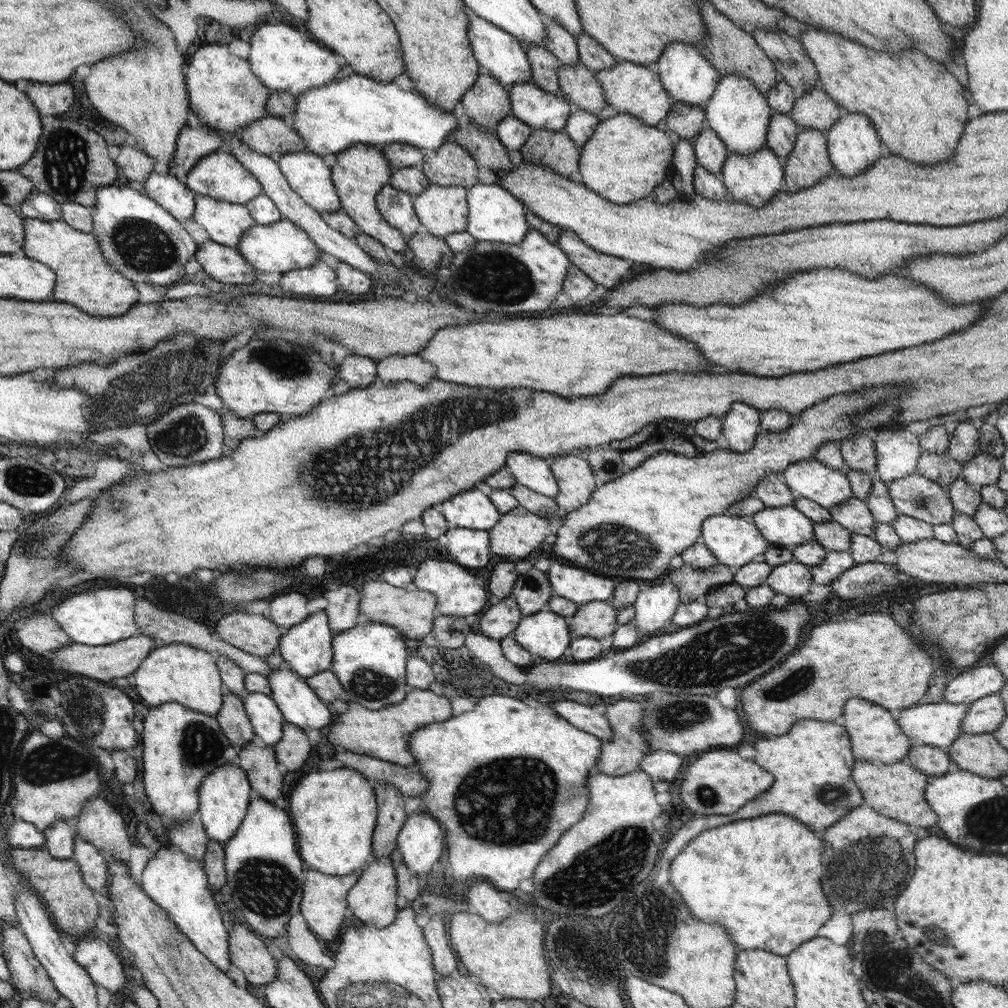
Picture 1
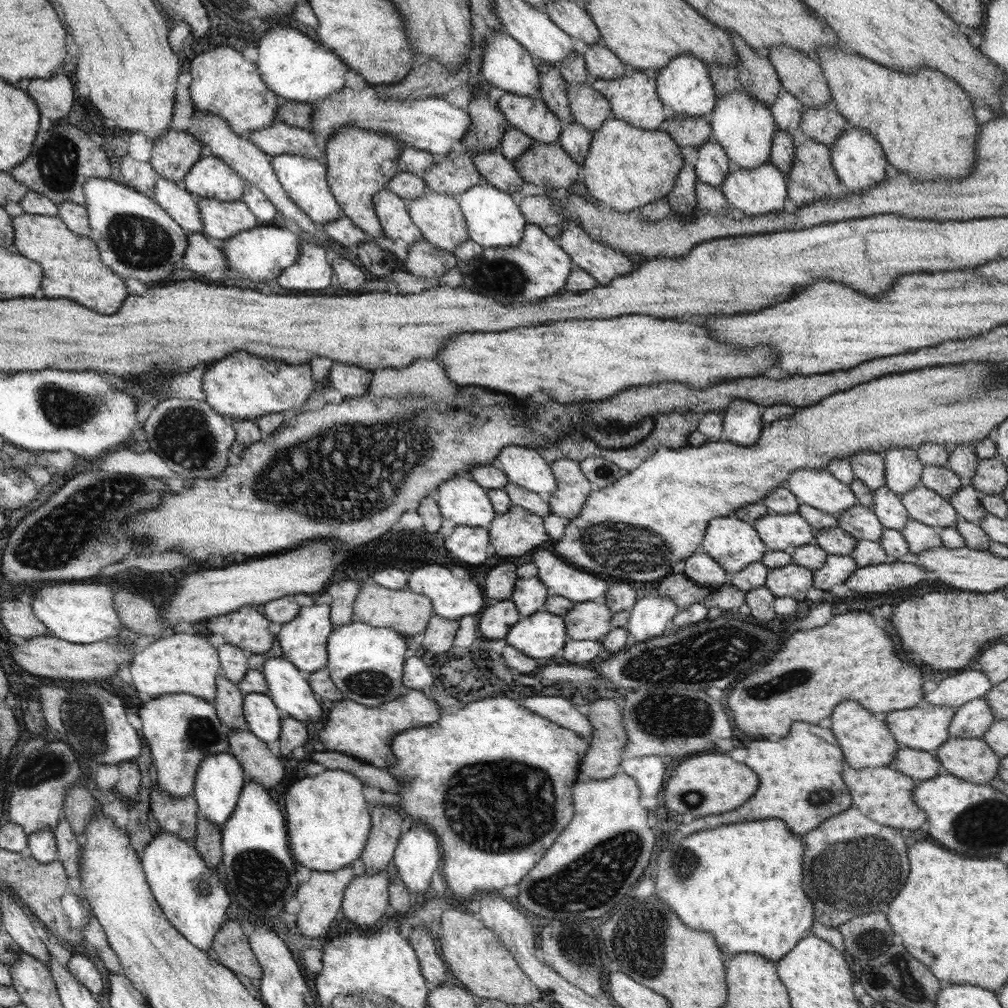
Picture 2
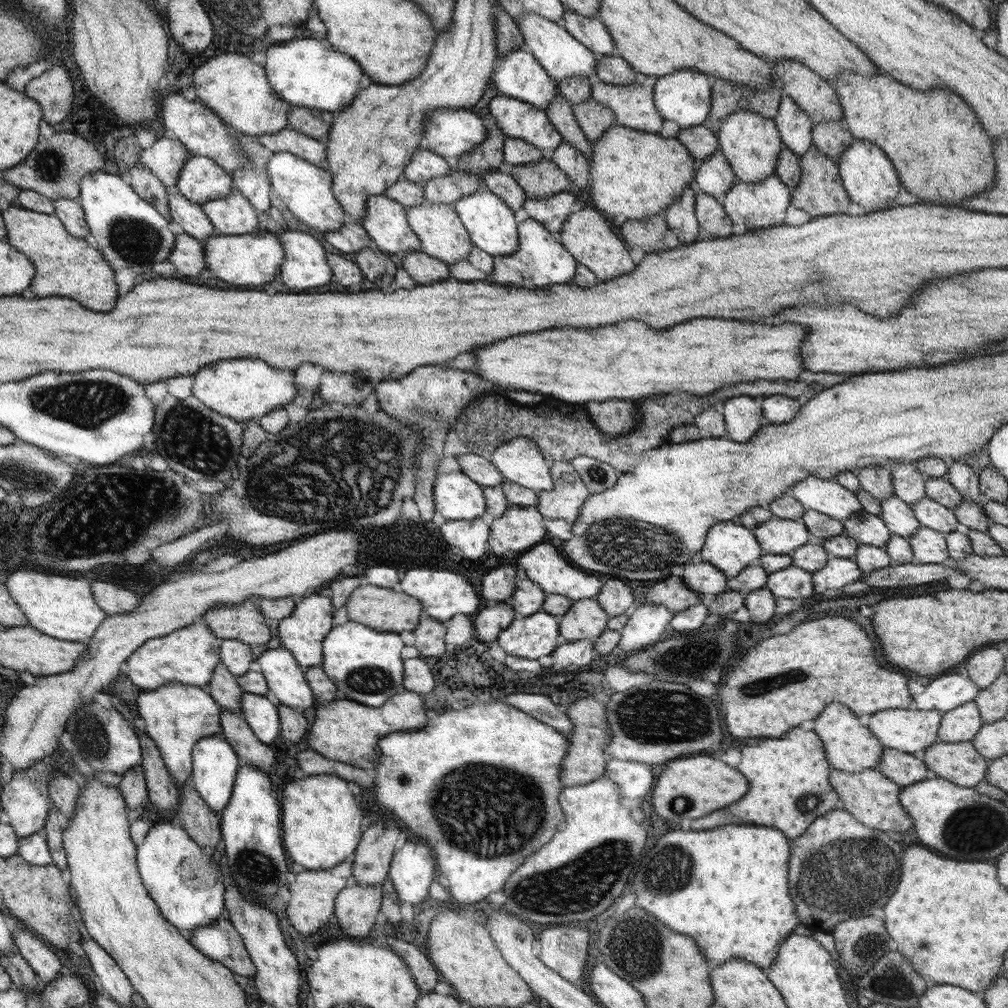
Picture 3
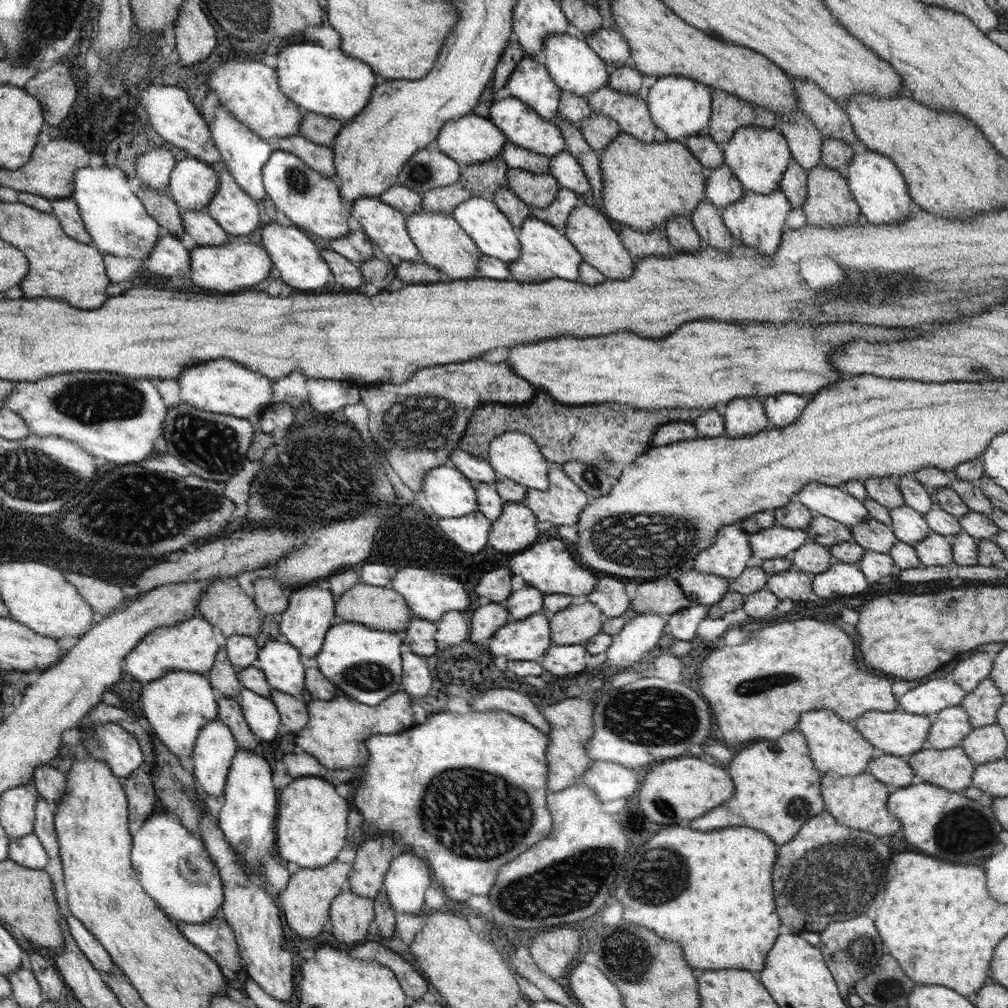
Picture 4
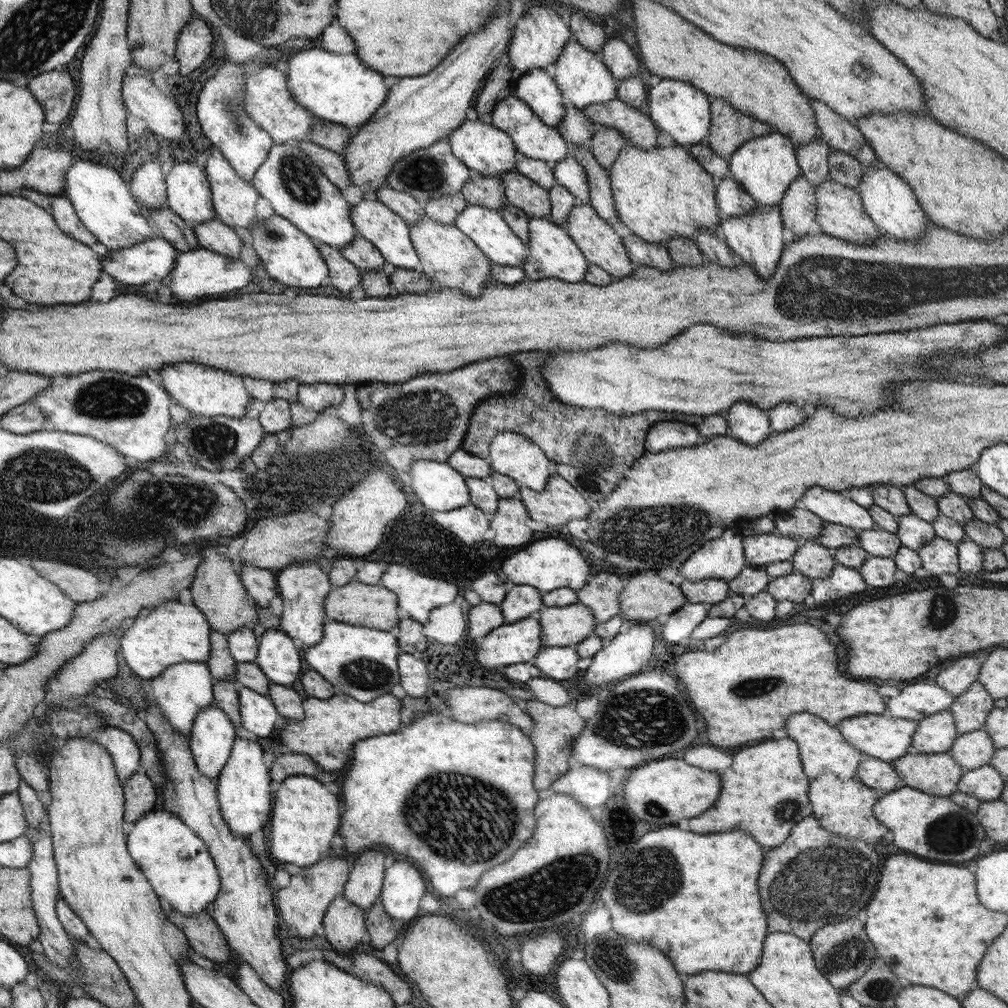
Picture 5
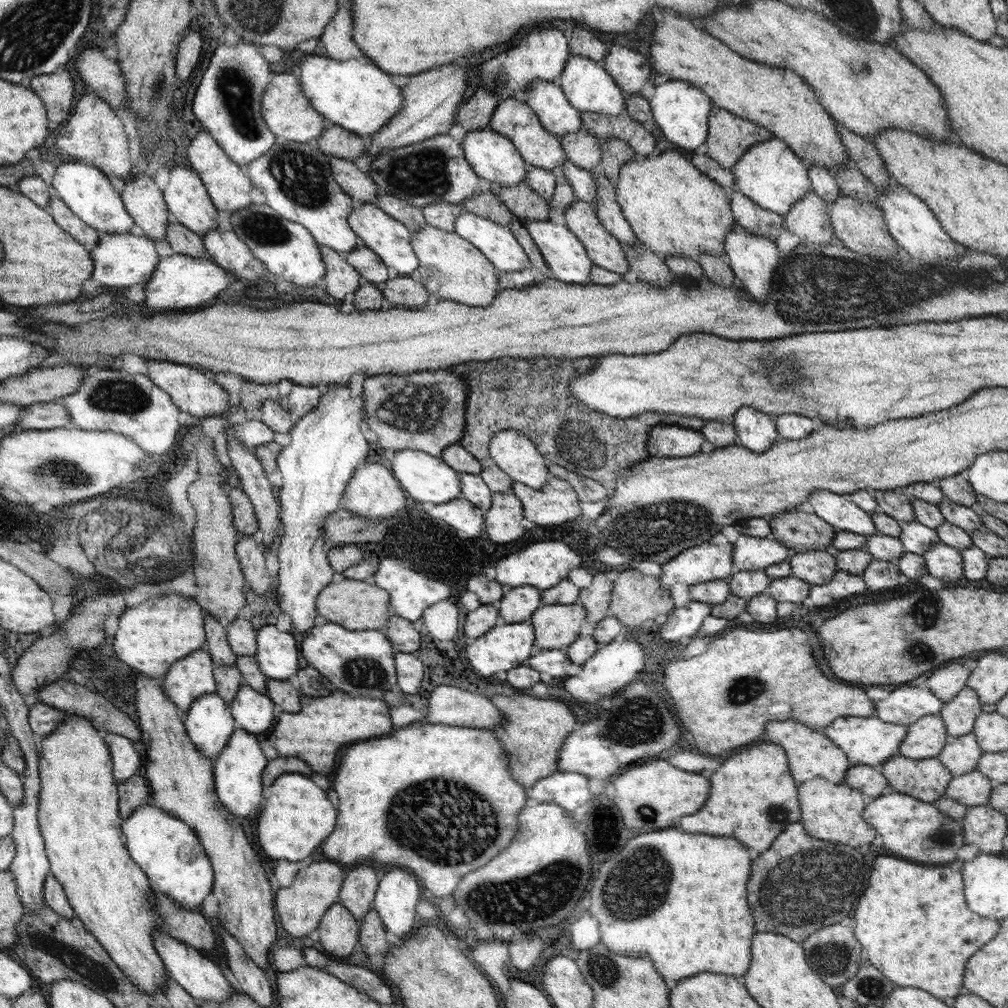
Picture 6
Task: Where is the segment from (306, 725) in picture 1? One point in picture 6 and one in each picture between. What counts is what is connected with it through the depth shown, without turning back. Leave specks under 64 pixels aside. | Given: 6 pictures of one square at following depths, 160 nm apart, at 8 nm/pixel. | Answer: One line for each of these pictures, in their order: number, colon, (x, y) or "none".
2: (288, 688)
3: (285, 679)
4: (280, 661)
5: (279, 660)
6: (277, 653)

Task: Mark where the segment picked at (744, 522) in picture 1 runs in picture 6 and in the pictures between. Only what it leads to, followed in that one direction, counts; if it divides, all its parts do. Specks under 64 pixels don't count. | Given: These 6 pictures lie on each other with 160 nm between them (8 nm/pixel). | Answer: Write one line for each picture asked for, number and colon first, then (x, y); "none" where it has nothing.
2: (733, 543)
3: (732, 547)
4: (728, 558)
5: (724, 558)
6: (713, 560)

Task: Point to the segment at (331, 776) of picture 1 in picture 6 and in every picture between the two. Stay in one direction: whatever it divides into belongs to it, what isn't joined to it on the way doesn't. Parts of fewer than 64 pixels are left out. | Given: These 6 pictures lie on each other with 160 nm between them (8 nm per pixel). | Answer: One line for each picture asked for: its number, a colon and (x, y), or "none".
2: (328, 819)
3: (322, 823)
4: (311, 831)
5: (305, 816)
6: (295, 819)

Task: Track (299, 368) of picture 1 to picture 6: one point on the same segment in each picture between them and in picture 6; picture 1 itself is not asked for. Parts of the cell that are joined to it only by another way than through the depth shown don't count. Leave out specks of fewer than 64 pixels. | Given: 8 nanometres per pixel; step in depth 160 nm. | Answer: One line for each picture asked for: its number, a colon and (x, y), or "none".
2: (243, 387)
3: (246, 390)
4: (224, 387)
5: (204, 392)
6: (195, 393)

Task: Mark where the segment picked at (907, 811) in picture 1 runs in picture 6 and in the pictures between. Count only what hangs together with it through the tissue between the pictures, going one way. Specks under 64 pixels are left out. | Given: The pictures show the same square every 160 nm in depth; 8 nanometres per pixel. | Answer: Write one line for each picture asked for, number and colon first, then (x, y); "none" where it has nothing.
2: (883, 794)
3: (872, 799)
4: (859, 802)
5: (844, 807)
6: (832, 812)

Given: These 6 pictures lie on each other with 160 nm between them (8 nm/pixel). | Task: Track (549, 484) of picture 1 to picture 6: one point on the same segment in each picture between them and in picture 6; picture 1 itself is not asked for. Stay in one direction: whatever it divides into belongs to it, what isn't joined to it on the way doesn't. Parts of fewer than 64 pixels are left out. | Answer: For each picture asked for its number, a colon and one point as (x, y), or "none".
2: (525, 466)
3: (519, 460)
4: (515, 455)
5: (516, 456)
6: (513, 451)

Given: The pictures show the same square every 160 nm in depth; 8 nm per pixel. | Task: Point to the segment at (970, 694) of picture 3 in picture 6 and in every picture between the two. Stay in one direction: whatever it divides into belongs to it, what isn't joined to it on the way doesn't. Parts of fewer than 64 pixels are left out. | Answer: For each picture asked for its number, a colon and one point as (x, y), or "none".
4: (931, 697)
5: (917, 701)
6: (906, 705)

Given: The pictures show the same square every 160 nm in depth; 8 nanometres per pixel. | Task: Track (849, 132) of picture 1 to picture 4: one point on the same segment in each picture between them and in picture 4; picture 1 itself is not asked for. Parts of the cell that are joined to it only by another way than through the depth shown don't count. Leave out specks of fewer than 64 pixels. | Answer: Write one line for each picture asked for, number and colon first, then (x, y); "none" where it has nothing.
2: (858, 159)
3: (869, 177)
4: (879, 188)

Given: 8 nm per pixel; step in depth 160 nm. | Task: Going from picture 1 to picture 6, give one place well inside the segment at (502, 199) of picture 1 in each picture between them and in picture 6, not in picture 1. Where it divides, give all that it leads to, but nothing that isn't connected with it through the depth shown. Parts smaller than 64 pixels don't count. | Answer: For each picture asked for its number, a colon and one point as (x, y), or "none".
2: (494, 220)
3: (492, 226)
4: (491, 229)
5: (486, 227)
6: (497, 241)

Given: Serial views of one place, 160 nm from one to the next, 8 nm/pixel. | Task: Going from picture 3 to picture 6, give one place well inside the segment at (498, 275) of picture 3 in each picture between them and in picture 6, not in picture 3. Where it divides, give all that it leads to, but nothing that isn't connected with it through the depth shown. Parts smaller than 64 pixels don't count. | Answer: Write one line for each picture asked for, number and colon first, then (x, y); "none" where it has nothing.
4: (547, 253)
5: (554, 254)
6: (566, 256)

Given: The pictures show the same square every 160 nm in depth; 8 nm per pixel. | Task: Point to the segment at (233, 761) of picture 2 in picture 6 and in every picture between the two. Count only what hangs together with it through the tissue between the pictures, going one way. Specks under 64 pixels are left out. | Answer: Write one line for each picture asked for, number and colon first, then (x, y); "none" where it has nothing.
3: (215, 763)
4: (216, 746)
5: (211, 740)
6: (209, 721)

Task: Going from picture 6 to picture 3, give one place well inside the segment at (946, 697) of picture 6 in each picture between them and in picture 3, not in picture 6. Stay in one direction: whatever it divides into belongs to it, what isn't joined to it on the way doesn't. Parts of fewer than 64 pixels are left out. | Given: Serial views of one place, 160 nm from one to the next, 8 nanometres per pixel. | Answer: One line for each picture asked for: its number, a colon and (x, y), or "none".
3: (982, 668)
4: (969, 672)
5: (959, 676)

